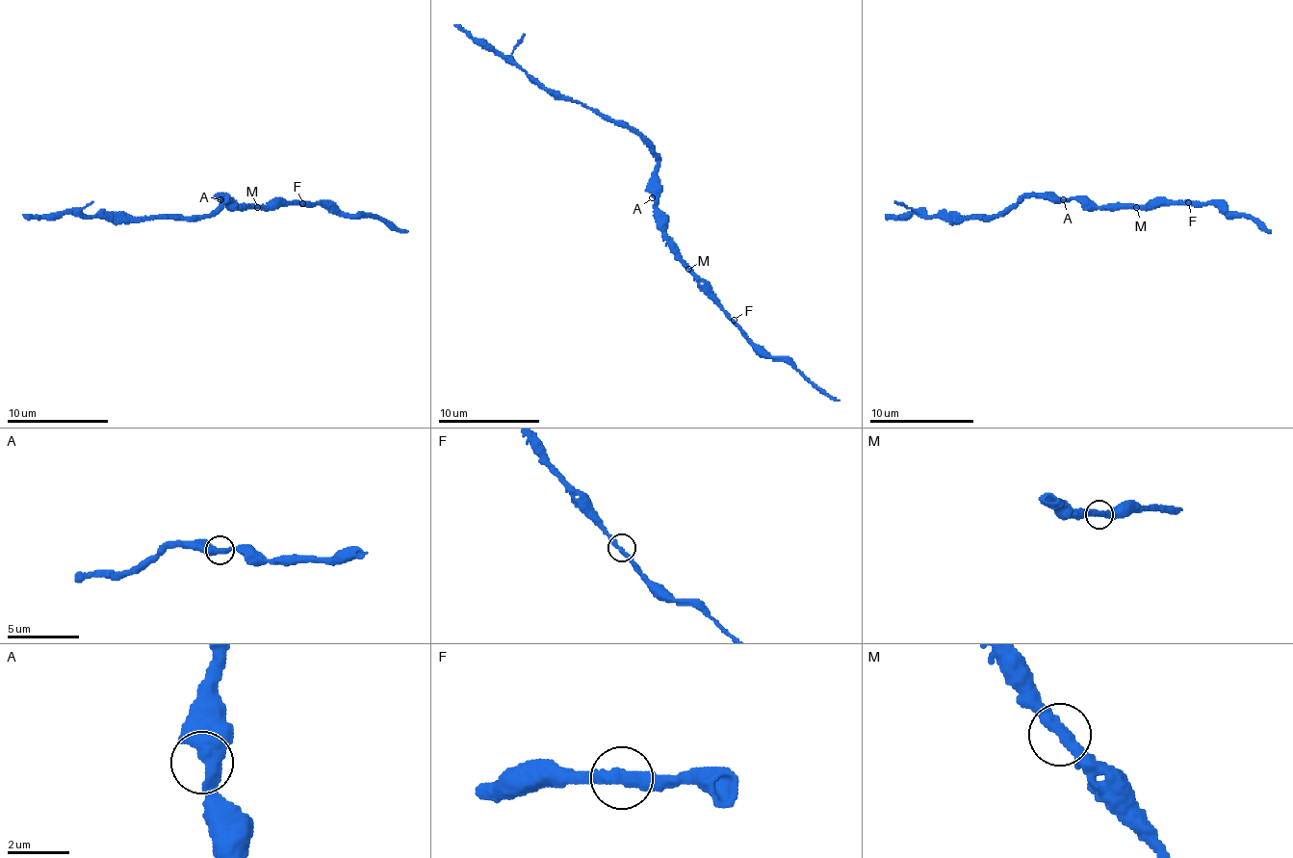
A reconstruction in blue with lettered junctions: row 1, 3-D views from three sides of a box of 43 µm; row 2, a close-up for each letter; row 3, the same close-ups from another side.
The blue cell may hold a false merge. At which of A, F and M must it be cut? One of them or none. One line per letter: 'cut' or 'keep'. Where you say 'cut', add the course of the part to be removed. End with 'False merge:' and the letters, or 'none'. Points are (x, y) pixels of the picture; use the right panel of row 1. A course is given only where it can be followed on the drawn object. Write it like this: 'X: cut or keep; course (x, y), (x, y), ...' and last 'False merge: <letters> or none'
A: keep
F: keep
M: keep
False merge: none

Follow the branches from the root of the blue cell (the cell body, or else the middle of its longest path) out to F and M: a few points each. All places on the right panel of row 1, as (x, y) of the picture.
F: (1060, 199), (1075, 199), (1097, 207), (1160, 207), (1188, 202)
M: (1060, 199), (1075, 199), (1097, 207), (1136, 207)

